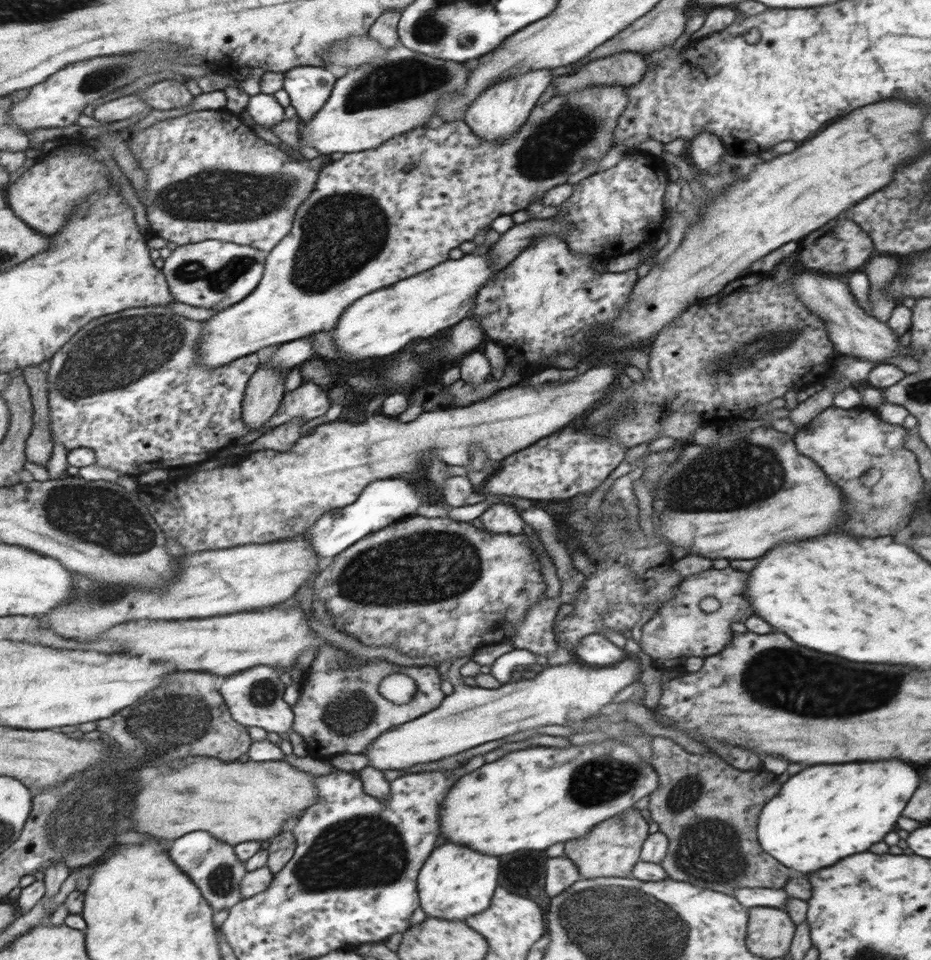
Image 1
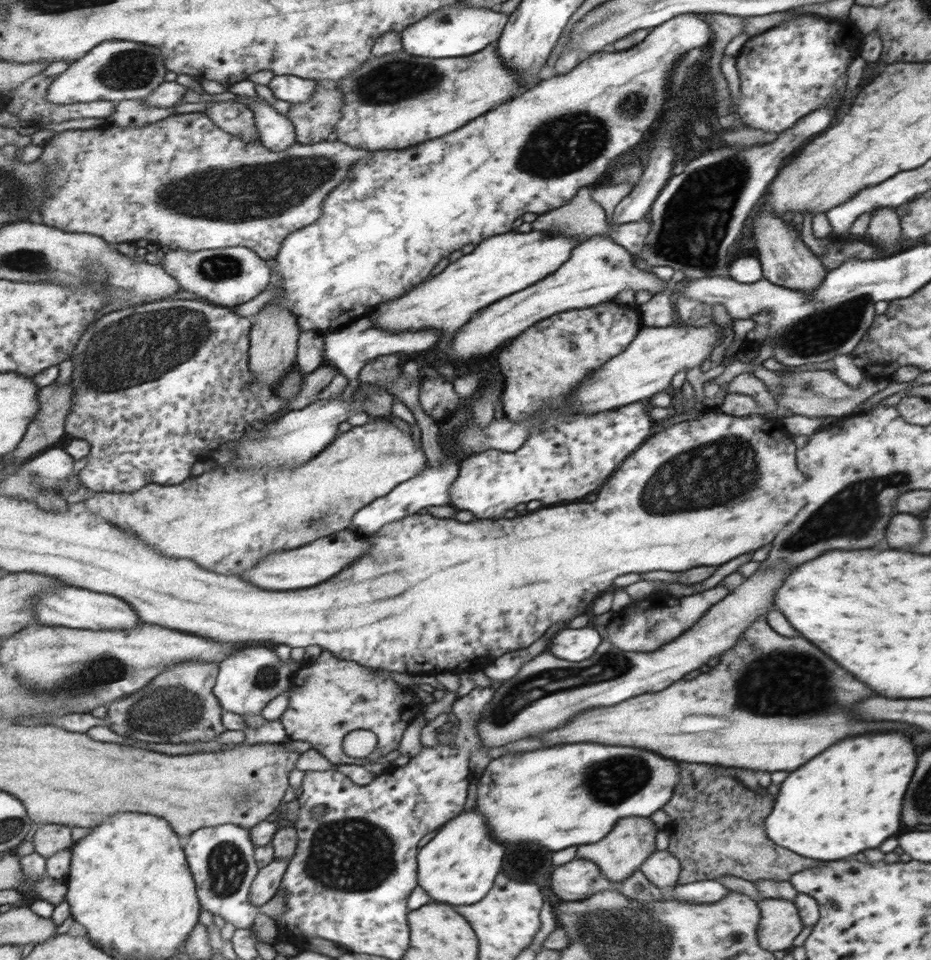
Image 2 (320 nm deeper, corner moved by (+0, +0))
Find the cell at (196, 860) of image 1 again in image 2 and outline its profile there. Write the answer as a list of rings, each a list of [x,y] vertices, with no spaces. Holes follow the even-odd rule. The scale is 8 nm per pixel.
[[[237,824],[202,828],[184,841],[203,908],[235,926],[253,928],[254,920],[262,912],[260,905],[251,900],[252,887],[262,869],[257,859],[253,829]]]

